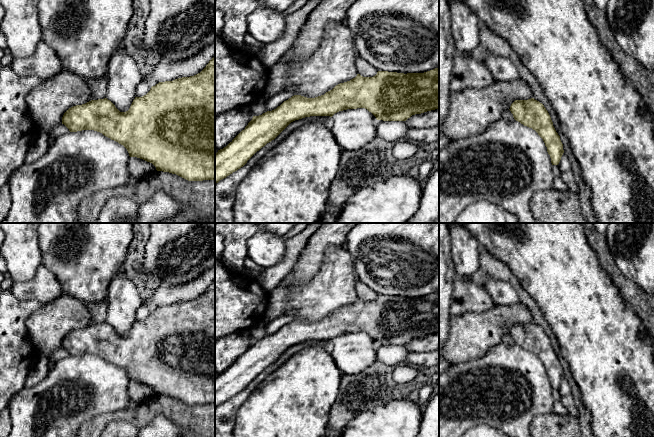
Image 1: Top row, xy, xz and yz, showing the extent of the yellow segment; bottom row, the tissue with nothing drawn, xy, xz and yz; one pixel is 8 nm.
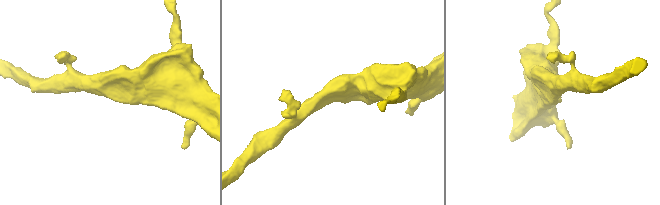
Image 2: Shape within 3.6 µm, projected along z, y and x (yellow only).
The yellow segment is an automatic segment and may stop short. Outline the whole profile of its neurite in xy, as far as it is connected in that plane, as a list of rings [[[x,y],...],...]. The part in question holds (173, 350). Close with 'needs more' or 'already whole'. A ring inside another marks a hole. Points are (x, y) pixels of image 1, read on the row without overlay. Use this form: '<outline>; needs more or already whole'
[[[215,280],[198,298],[159,306],[142,320],[135,321],[126,336],[120,336],[107,322],[91,324],[69,332],[62,341],[70,356],[94,354],[123,369],[130,381],[152,387],[157,395],[176,398],[188,405],[215,404]]]; already whole

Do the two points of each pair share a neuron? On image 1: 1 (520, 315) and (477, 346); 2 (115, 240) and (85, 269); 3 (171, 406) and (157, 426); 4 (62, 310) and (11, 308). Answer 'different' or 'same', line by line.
1: same
2: same
3: different
4: different

